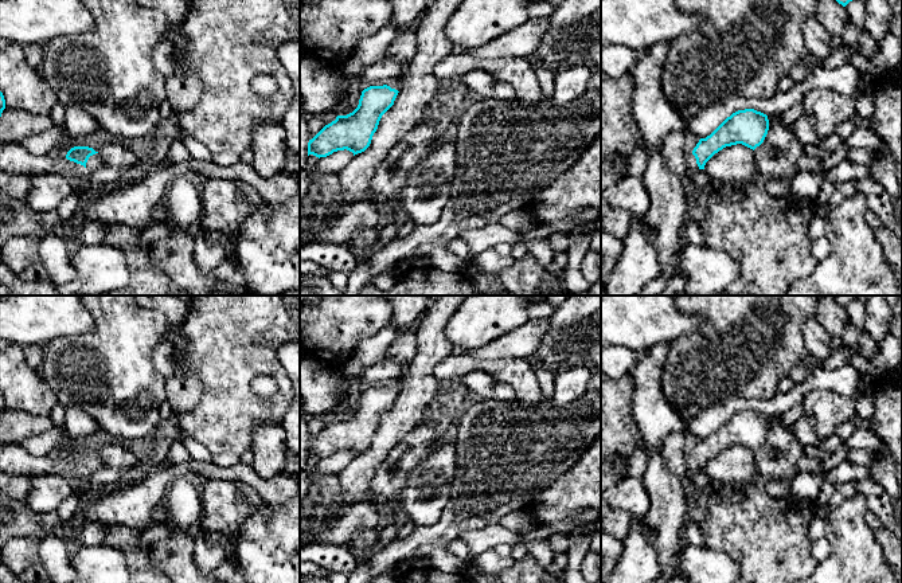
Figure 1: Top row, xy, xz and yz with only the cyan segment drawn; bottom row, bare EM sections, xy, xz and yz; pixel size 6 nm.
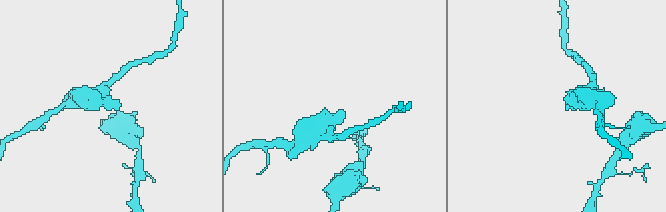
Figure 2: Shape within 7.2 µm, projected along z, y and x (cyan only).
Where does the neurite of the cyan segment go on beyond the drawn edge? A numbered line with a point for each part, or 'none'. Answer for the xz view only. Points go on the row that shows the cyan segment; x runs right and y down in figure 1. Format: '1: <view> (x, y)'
1: xz (397, 83)

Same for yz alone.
1: yz (691, 161)

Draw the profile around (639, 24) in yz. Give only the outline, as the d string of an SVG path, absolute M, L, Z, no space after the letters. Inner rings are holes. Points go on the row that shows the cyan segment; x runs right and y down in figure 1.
M601 0L601 47L617 44L647 51L657 43L669 43L699 26L699 15L680 11L676 0Z

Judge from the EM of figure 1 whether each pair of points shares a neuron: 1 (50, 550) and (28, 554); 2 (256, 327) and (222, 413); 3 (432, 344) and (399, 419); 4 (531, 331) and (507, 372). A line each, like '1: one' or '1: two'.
1: two
2: one
3: one
4: two

